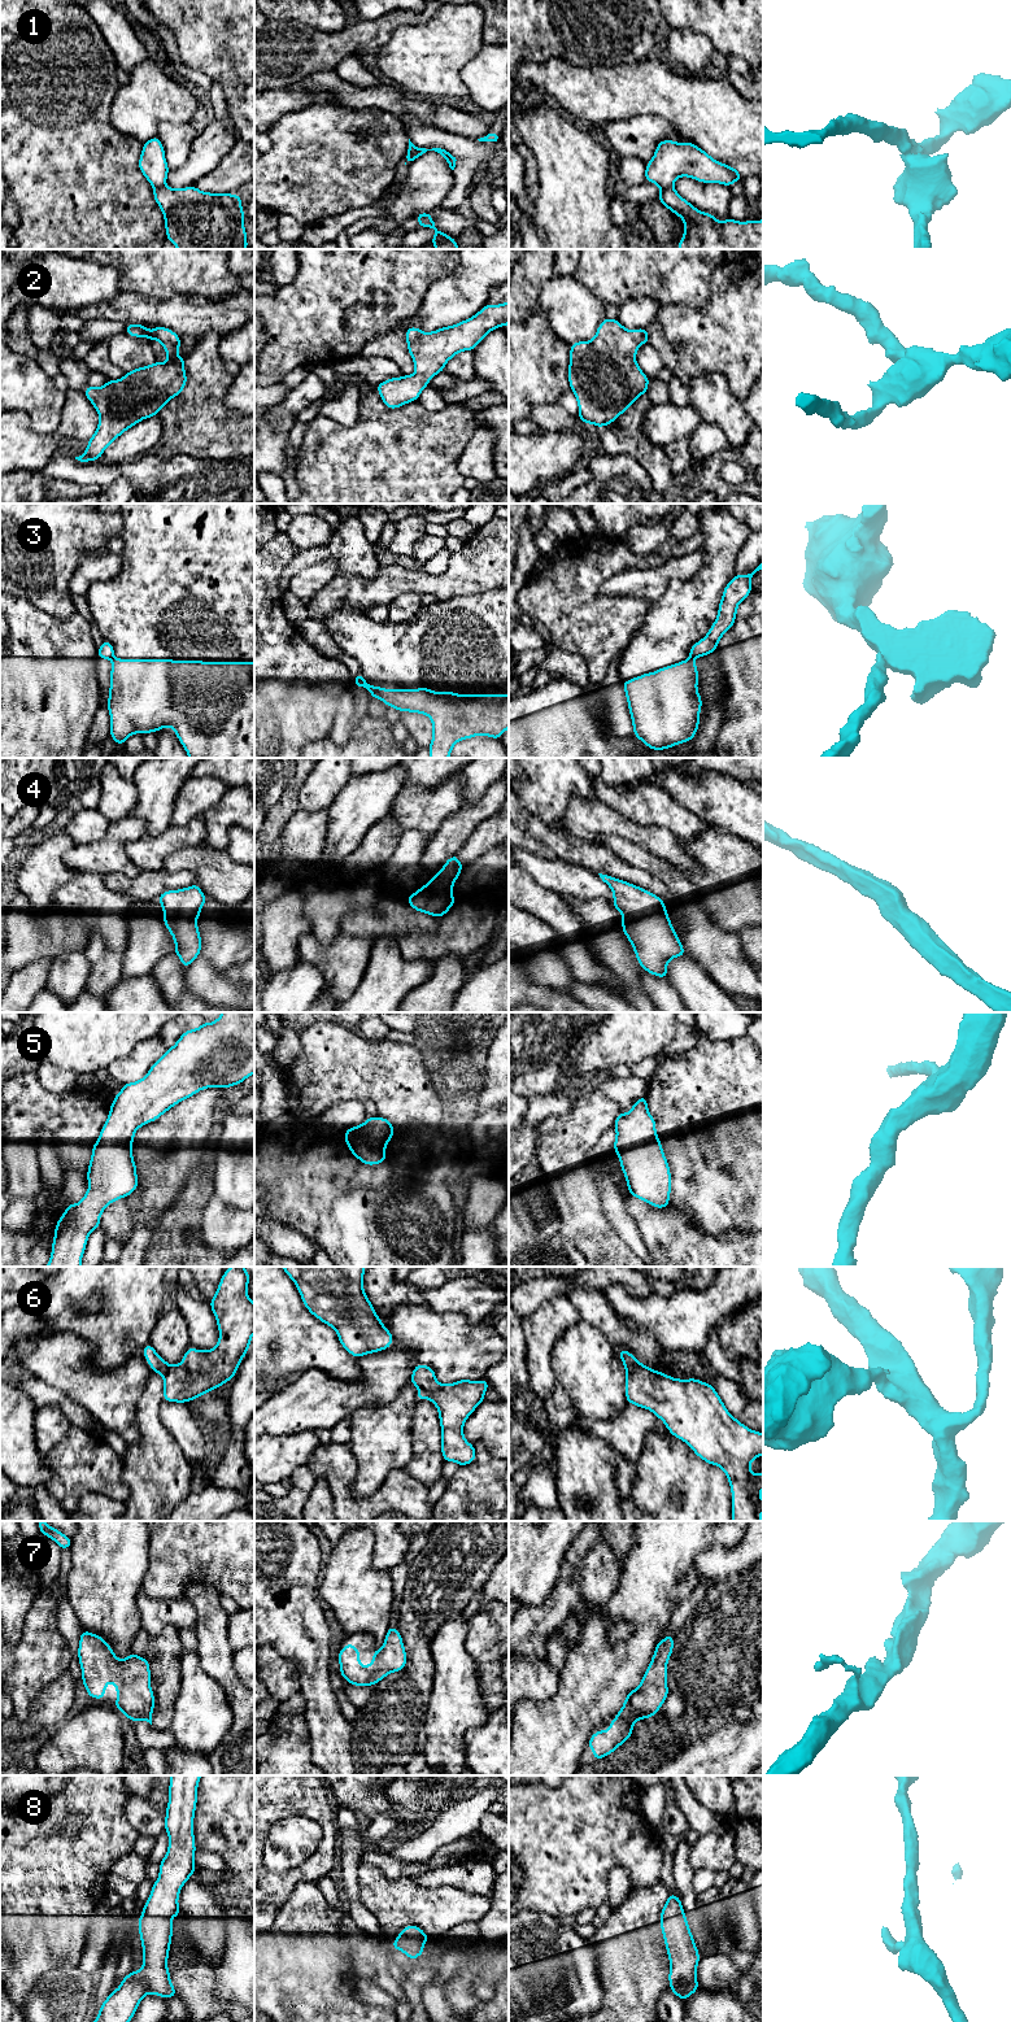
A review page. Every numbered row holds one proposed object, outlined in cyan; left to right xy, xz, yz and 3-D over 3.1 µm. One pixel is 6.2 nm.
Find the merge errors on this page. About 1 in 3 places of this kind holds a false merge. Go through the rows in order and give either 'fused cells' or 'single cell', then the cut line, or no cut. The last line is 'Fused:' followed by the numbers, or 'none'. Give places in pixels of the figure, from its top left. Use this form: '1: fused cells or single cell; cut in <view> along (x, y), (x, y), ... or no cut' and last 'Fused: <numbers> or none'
1: fused cells; cut in xz along (418, 148), (412, 156), (406, 157)
2: single cell; no cut
3: fused cells; cut in xz along (365, 683), (367, 687)
4: single cell; no cut
5: single cell; no cut
6: single cell; no cut
7: single cell; no cut
8: single cell; no cut
Fused: 1, 3

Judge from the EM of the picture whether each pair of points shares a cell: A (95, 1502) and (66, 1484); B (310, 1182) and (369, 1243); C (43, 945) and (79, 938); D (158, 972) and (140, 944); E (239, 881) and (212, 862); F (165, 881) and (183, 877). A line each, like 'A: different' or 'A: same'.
A: different
B: same
C: same
D: different
E: same
F: same

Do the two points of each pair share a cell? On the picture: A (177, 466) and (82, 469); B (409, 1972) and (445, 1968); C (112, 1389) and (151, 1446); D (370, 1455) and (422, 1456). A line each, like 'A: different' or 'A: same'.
A: same
B: same
C: different
D: different

